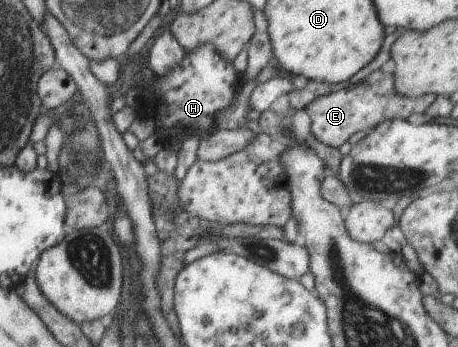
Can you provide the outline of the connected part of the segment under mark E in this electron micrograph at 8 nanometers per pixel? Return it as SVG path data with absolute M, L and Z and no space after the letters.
M379 70L373 71L361 82L347 89L316 98L306 106L304 112L307 118L311 118L310 131L317 140L337 148L347 142L355 132L361 130L368 132L386 121L393 121L393 118L408 120L411 114L425 112L436 98L435 94L425 94L419 98L401 96L397 94L394 74Z

